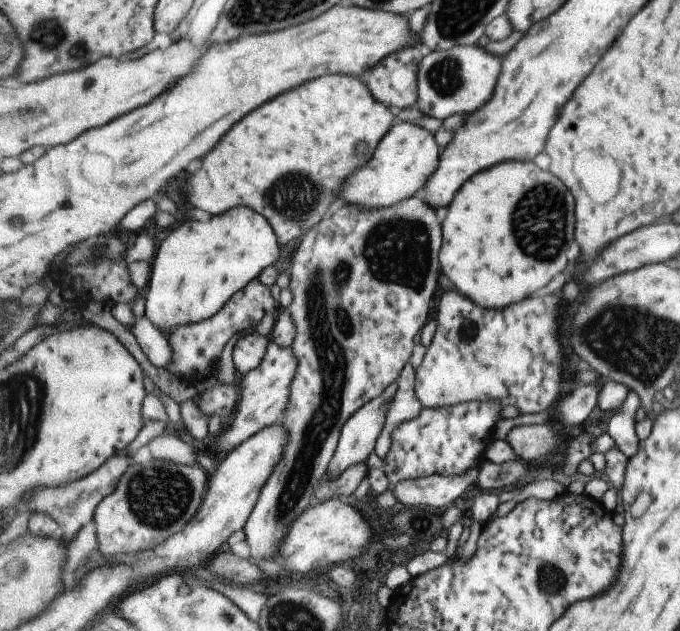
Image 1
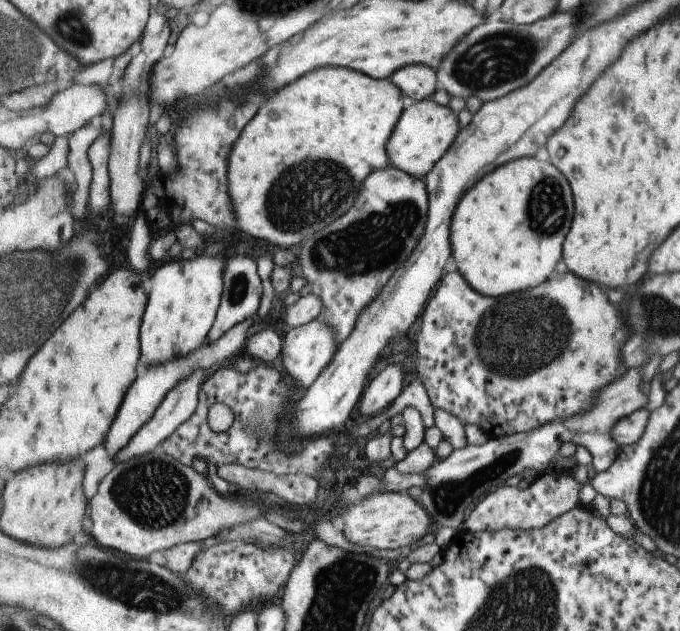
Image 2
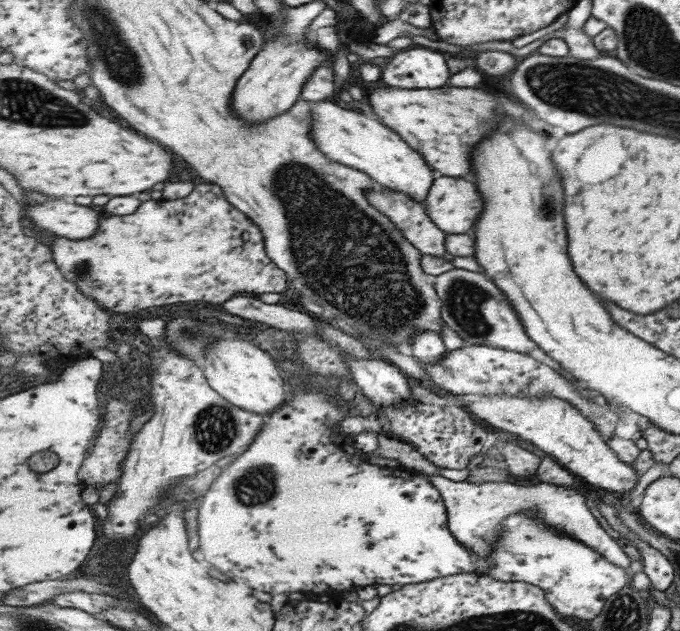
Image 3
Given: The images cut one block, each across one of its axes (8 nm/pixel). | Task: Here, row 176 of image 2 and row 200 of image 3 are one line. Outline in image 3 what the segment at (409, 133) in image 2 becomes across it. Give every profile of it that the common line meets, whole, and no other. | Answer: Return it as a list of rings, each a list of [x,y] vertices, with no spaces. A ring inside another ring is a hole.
[[[320,100],[314,106],[313,139],[321,152],[325,152],[333,161],[337,158],[337,162],[365,172],[378,187],[410,194],[417,202],[425,203],[428,200],[429,191],[439,175],[429,166],[425,156],[415,152],[396,130],[383,122],[367,118],[359,110],[338,100]]]

